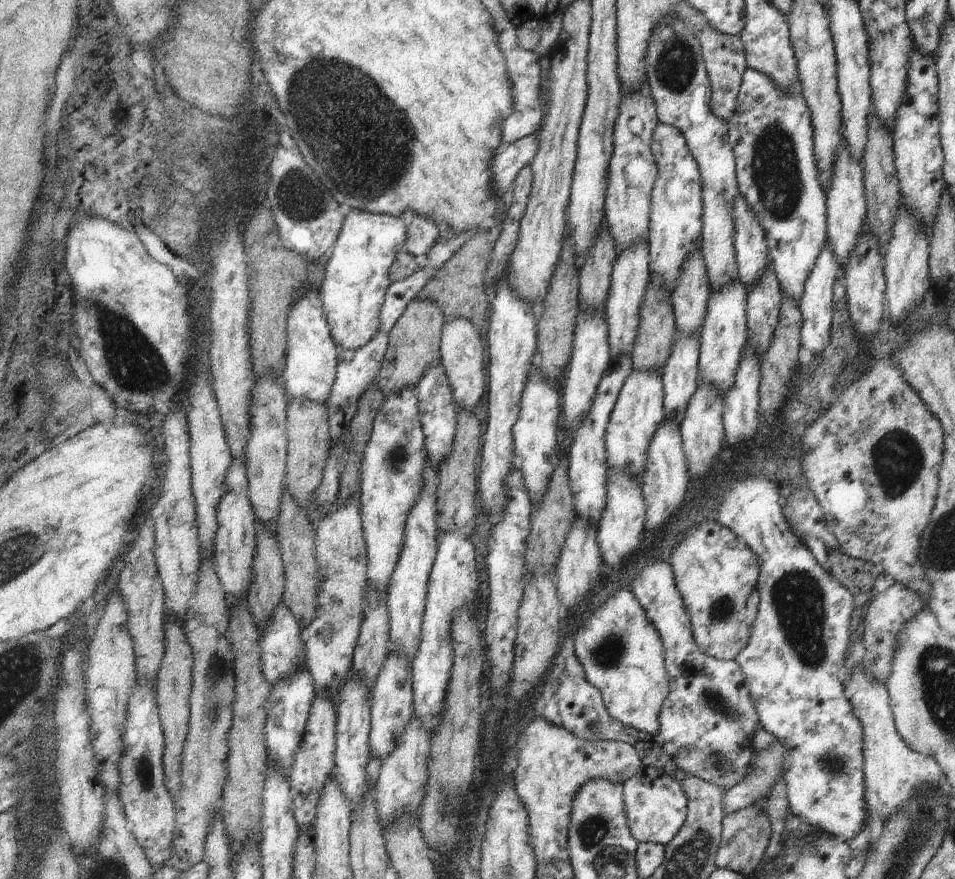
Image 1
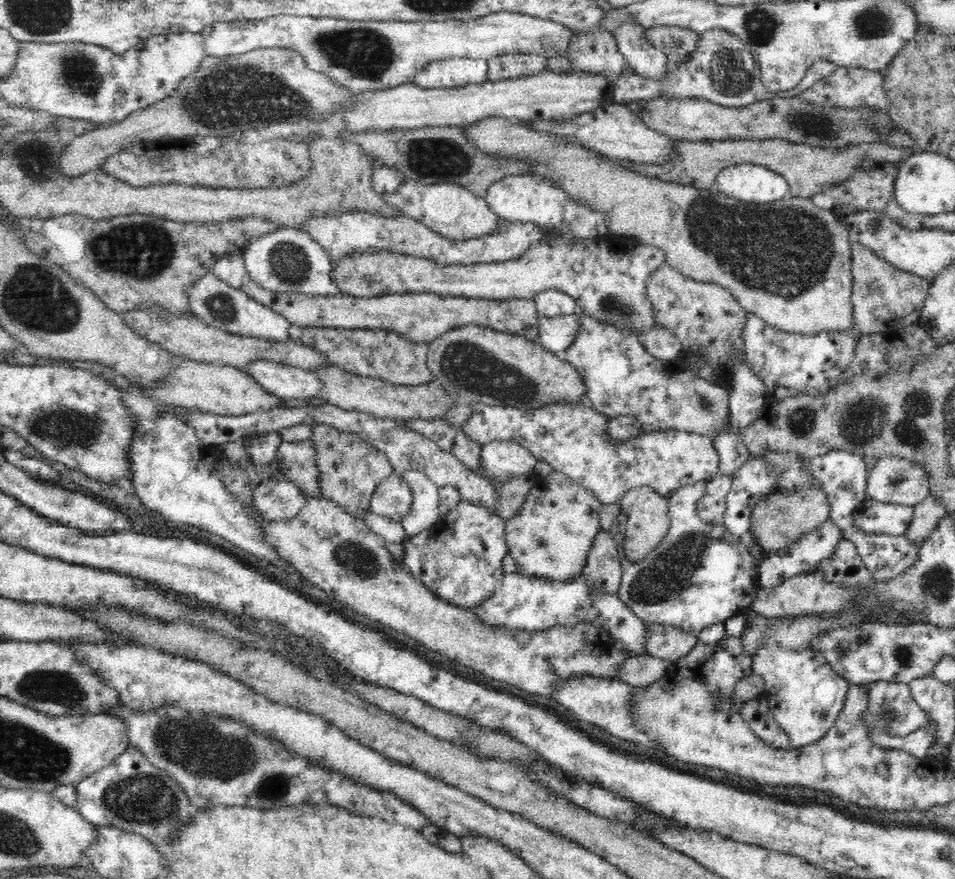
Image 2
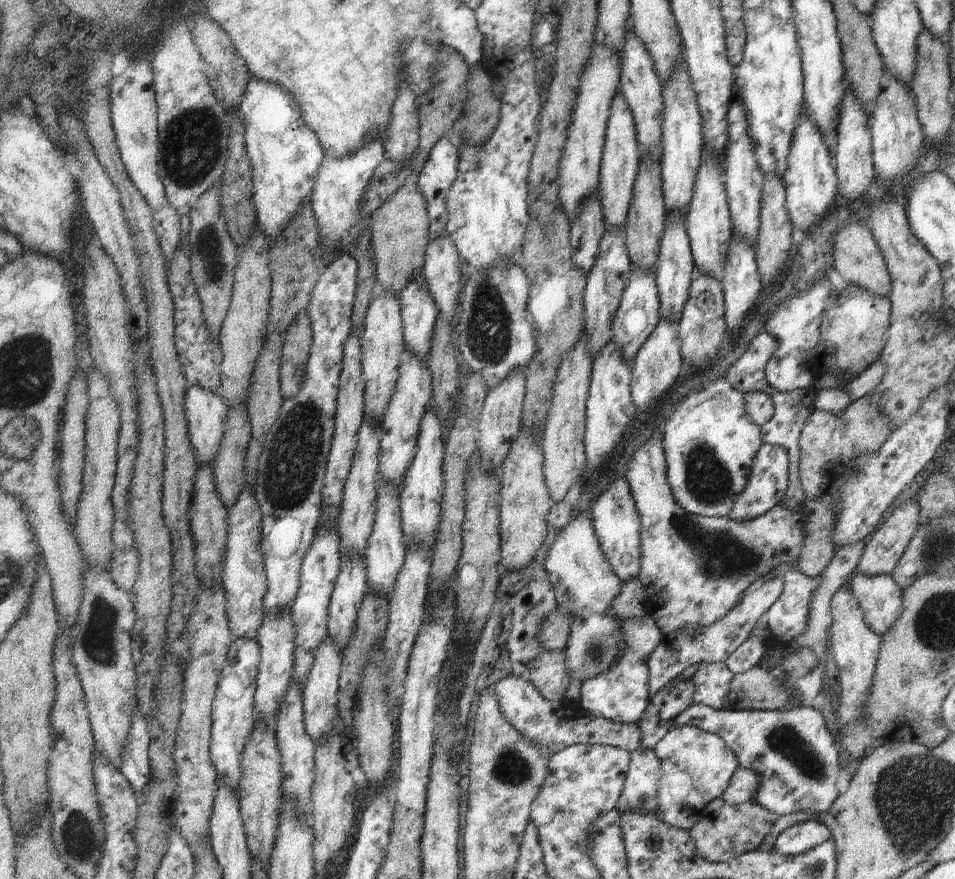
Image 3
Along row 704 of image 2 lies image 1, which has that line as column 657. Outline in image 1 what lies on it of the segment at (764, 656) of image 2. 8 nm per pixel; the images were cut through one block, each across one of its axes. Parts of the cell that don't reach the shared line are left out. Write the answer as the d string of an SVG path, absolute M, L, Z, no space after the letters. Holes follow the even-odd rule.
M640 765L639 772L624 784L624 802L630 829L640 843L669 844L688 817L688 798L683 785L656 767Z

